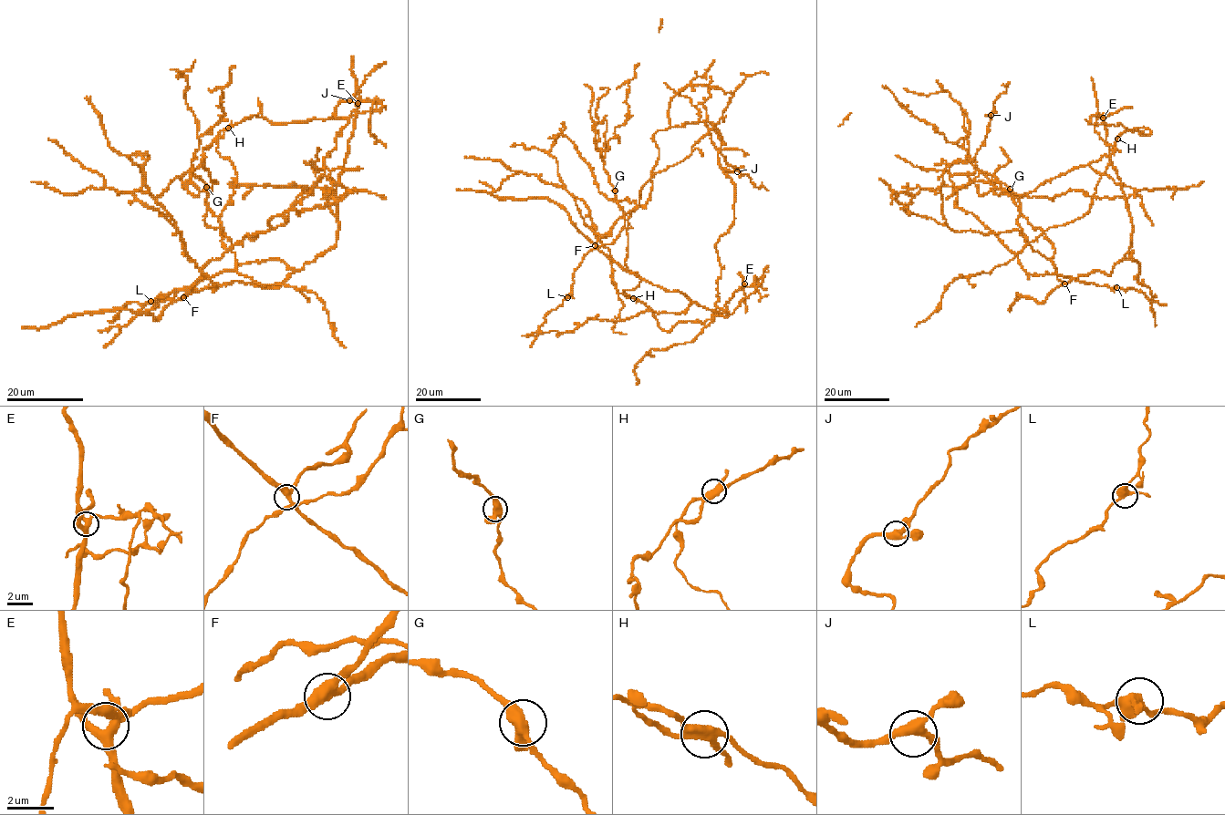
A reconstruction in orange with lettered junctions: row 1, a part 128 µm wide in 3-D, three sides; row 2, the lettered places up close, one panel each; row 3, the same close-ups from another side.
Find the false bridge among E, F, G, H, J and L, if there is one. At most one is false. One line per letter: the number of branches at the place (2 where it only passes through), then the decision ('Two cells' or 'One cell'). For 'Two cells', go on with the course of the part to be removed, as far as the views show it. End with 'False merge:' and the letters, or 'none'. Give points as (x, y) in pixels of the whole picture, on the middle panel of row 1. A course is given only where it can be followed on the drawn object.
E: Branches: 4. One cell
F: Branches: 3. One cell
G: Branches: 3. One cell
H: Branches: 4. Two cells. Course of the part to remove: (633, 297), (623, 290), (641, 280), (625, 263), (627, 227), (639, 190), (656, 173), (684, 160), (733, 96)
J: Branches: 3. One cell
L: Branches: 4. One cell
False merge: H

